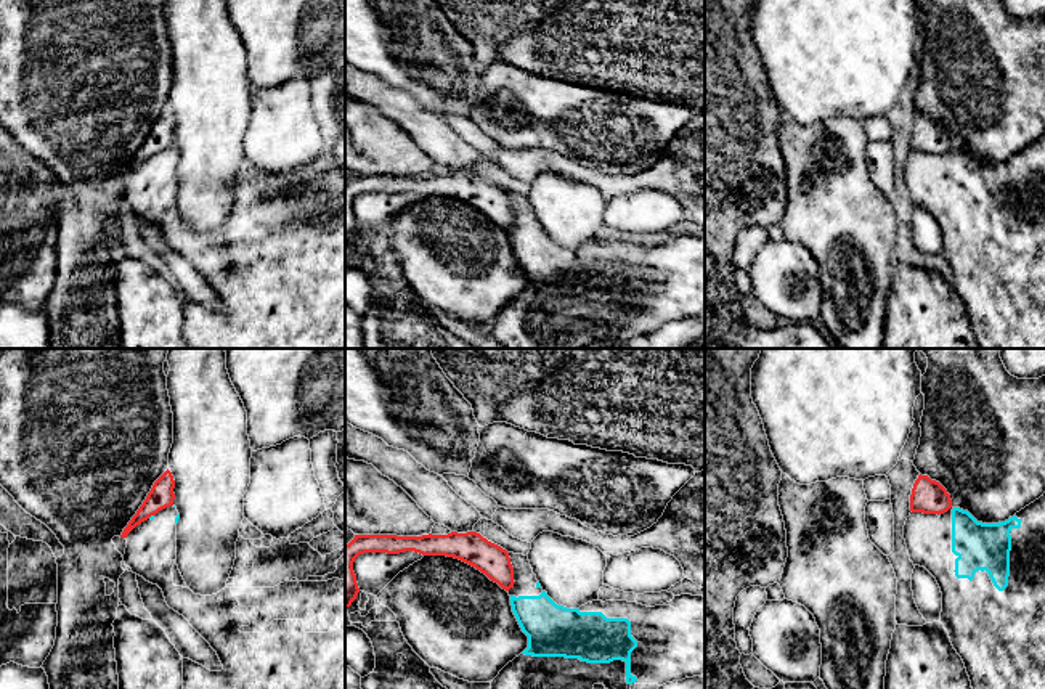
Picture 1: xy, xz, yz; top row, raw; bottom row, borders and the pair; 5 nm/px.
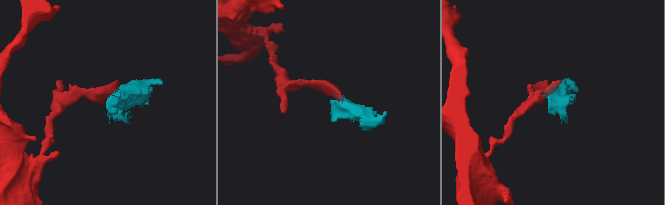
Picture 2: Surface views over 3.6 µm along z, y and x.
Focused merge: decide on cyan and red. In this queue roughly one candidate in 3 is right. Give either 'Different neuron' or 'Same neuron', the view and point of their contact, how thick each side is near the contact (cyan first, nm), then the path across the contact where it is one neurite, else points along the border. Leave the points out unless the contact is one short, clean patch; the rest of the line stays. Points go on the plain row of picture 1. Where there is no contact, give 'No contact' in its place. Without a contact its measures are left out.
Different neuron. Touches cyan at xy (151, 156). Thickness 20 nm (cyan) against 120 nm. Boundary: xy (153, 154), (148, 158)

